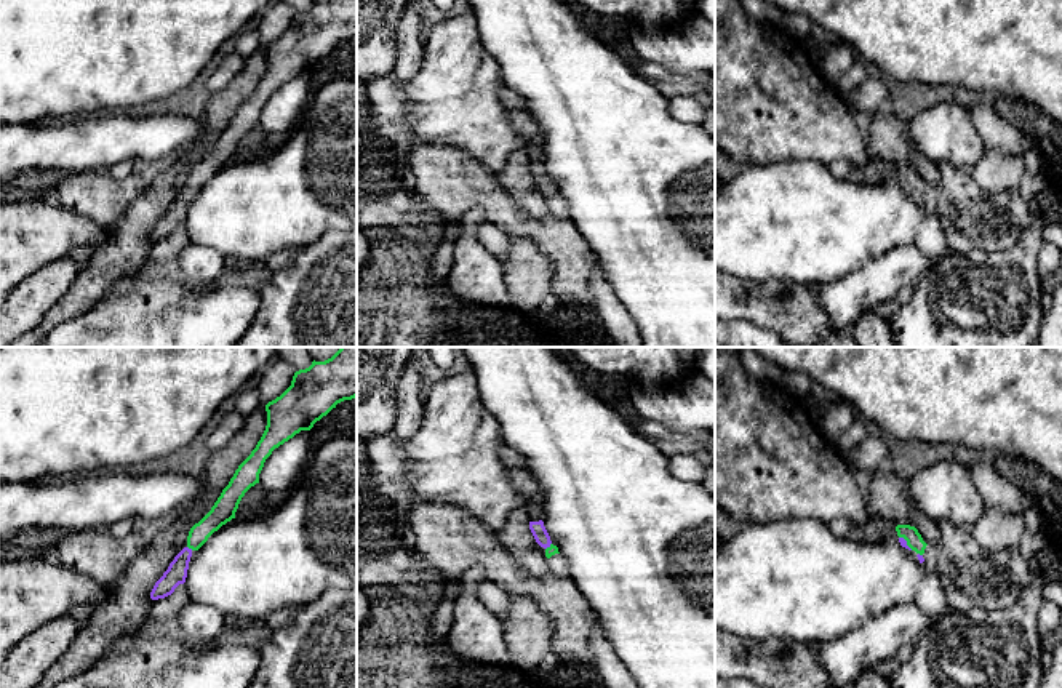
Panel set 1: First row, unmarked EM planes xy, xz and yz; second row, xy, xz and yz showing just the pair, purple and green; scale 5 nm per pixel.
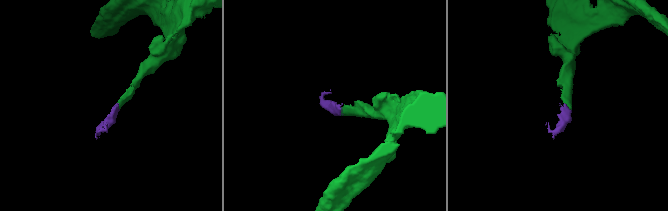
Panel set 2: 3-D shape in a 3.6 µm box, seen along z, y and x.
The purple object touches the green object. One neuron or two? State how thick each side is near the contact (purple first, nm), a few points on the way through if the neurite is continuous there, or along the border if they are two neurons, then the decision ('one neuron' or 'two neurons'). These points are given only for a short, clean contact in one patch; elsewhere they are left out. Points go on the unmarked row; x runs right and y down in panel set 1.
calibres 110 and 120 nm; way xy (176, 215), (183, 199), (191, 191), (197, 178), (223, 152); one neuron

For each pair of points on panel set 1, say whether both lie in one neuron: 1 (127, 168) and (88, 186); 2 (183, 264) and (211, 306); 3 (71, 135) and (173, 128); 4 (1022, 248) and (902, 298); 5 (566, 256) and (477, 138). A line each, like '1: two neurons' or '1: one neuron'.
1: two neurons
2: two neurons
3: one neuron
4: two neurons
5: two neurons

